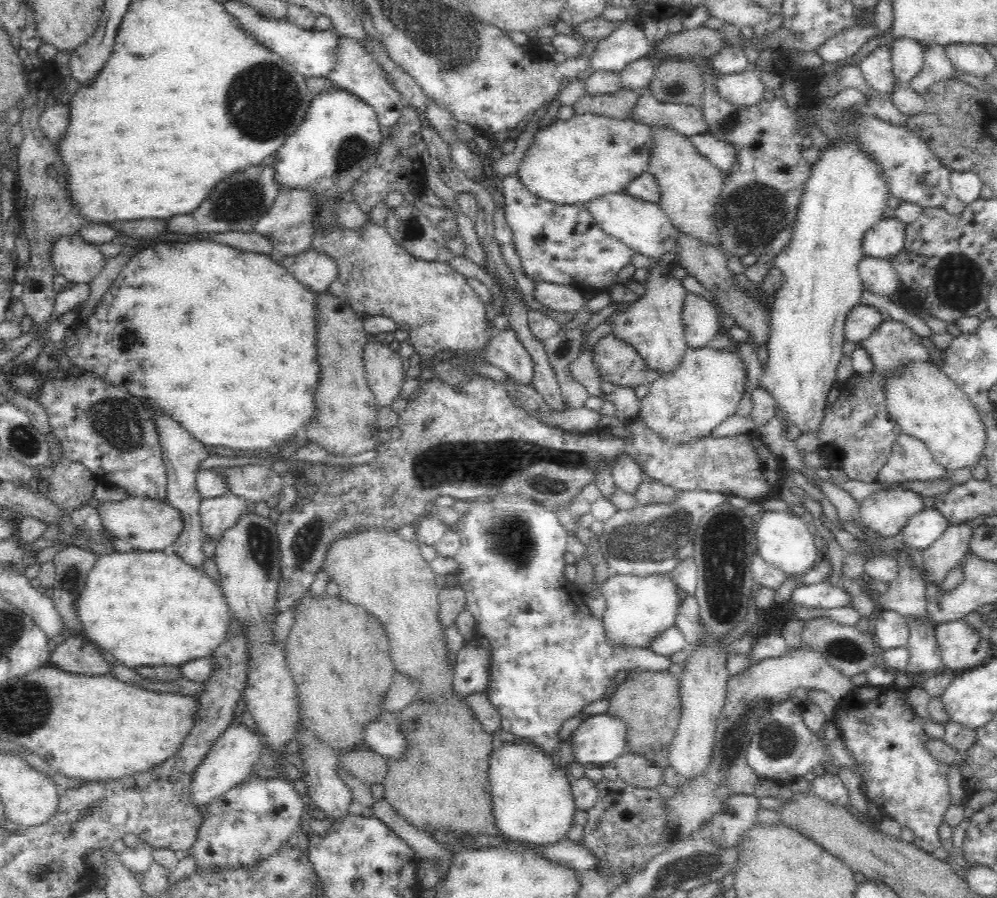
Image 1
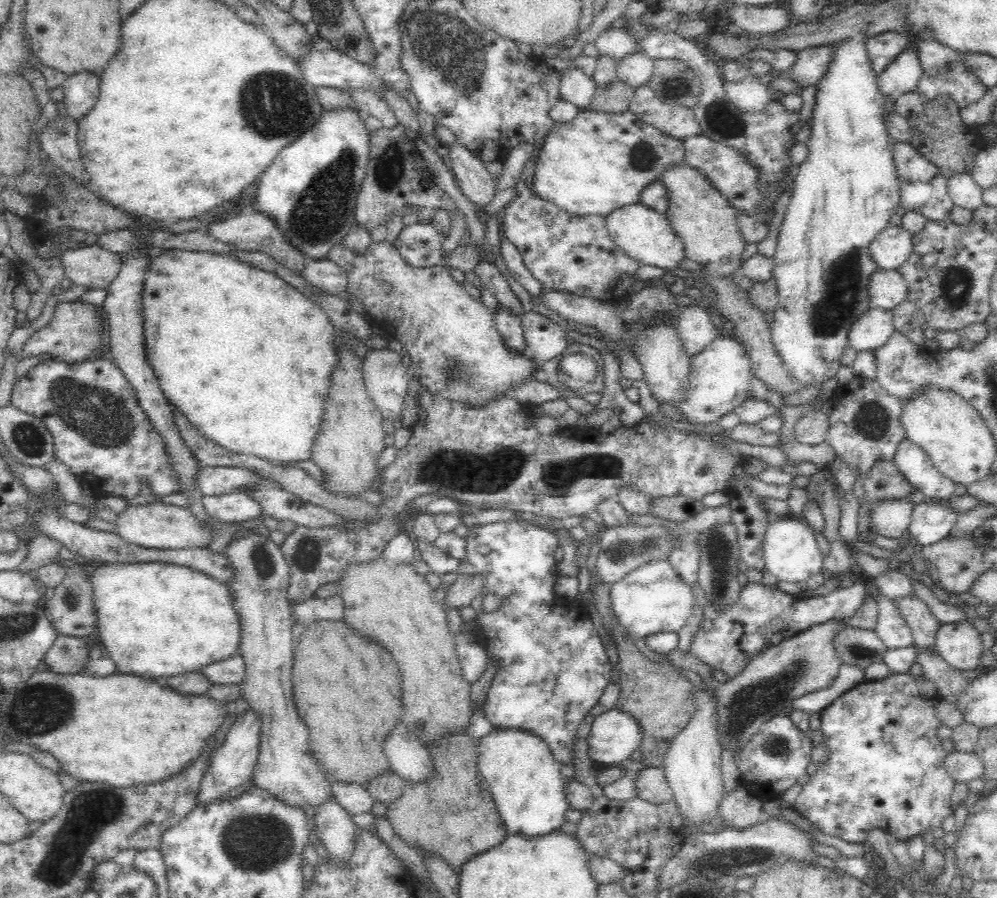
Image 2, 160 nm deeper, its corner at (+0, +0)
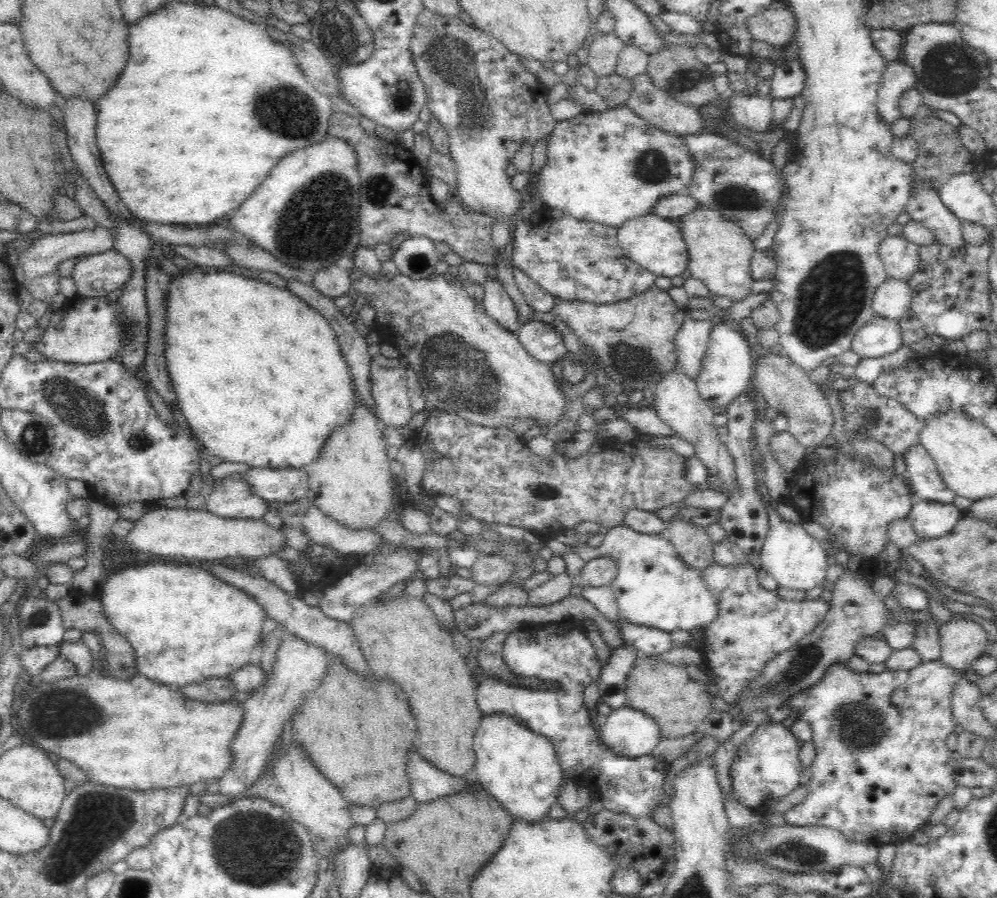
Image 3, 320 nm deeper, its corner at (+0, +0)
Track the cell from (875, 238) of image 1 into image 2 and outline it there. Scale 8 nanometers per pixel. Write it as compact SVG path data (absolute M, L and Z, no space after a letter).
M888 226L869 245L870 255L881 270L899 270L912 256L913 235L901 226Z

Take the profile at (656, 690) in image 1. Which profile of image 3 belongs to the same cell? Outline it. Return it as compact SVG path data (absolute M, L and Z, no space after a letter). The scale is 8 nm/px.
M639 654L635 658L635 665L632 672L630 672L630 676L628 676L625 706L635 710L642 710L650 719L654 719L658 723L663 739L666 740L685 737L699 730L699 724L702 724L714 711L712 699L708 686L690 678L684 666L672 665L661 660L656 655Z

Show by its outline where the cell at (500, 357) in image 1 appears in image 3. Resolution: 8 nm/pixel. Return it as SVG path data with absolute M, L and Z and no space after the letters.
M488 277L484 282L481 302L488 316L498 322L498 325L512 332L520 330L521 324L518 323L512 300L497 278Z

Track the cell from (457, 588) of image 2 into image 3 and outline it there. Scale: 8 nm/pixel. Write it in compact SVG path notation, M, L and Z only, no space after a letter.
M478 551L477 559L470 569L471 580L484 586L492 586L508 581L517 571L517 566L499 554L488 555Z

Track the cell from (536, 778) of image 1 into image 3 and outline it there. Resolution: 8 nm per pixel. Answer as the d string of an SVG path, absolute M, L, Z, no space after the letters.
M484 714L474 736L476 762L474 777L504 808L513 820L530 823L547 819L550 806L556 803L558 790L564 782L562 767L554 746L508 715Z

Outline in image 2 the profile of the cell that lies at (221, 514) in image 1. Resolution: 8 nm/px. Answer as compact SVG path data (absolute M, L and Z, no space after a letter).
M247 490L203 496L202 500L208 516L220 522L250 521L262 514L261 504Z

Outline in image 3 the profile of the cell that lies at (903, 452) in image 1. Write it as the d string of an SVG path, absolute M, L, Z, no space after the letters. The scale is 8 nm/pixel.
M911 446L904 454L906 476L910 482L915 499L929 500L942 504L950 504L956 495L948 489L934 459L922 446Z

